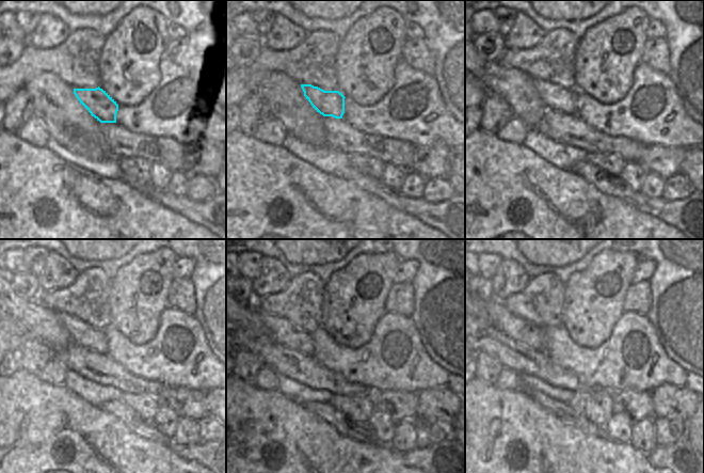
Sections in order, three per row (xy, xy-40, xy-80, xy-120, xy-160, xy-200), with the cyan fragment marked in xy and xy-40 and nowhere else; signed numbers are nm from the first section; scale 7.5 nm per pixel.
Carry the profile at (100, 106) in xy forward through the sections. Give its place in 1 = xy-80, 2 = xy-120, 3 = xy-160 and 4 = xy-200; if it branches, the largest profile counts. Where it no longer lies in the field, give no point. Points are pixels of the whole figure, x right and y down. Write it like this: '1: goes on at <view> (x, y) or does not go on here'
1: goes on at xy-80 (555, 97)
2: goes on at xy-120 (49, 327)
3: goes on at xy-160 (282, 331)
4: goes on at xy-200 (516, 328)

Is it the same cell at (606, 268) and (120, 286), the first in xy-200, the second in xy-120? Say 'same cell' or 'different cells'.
same cell

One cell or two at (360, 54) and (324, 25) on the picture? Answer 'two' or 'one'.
two

